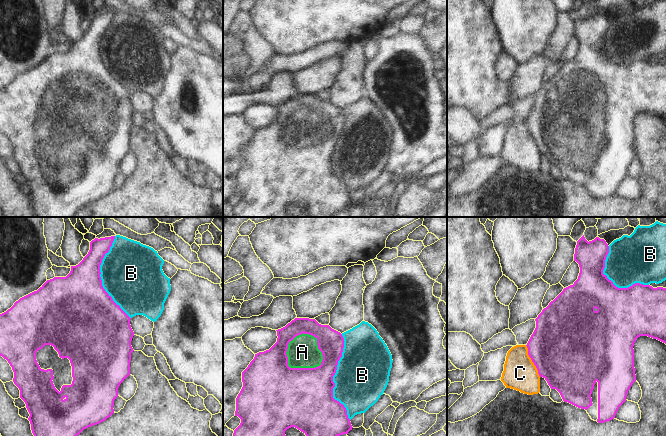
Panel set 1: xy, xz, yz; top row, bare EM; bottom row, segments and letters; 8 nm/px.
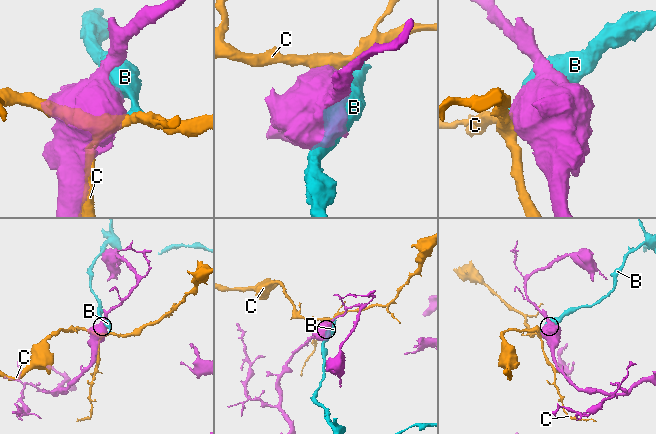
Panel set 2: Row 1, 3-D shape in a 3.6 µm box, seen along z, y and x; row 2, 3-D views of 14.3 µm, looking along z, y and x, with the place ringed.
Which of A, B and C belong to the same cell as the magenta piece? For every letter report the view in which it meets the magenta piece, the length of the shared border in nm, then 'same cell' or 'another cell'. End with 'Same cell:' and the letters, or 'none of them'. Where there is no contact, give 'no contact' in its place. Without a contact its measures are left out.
A: xz | 340 nm | same cell
B: xz | 700 nm | another cell
C: yz | 280 nm | another cell
Same cell: A

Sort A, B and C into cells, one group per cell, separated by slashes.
A / B / C

